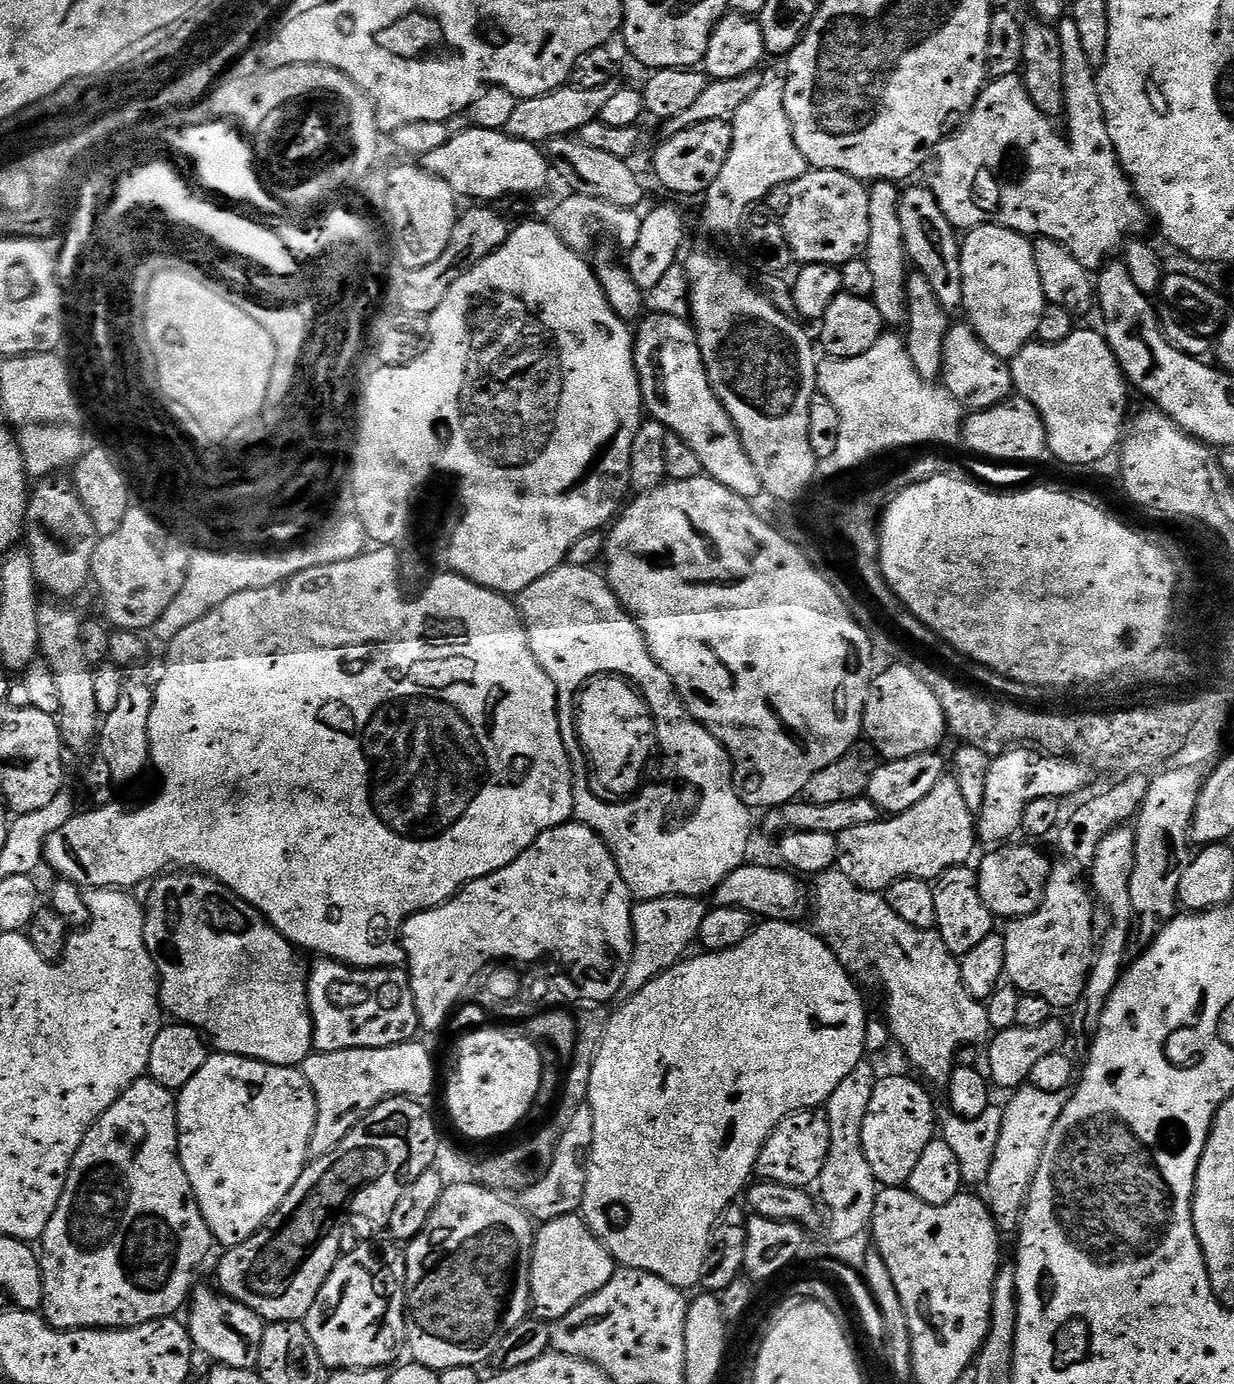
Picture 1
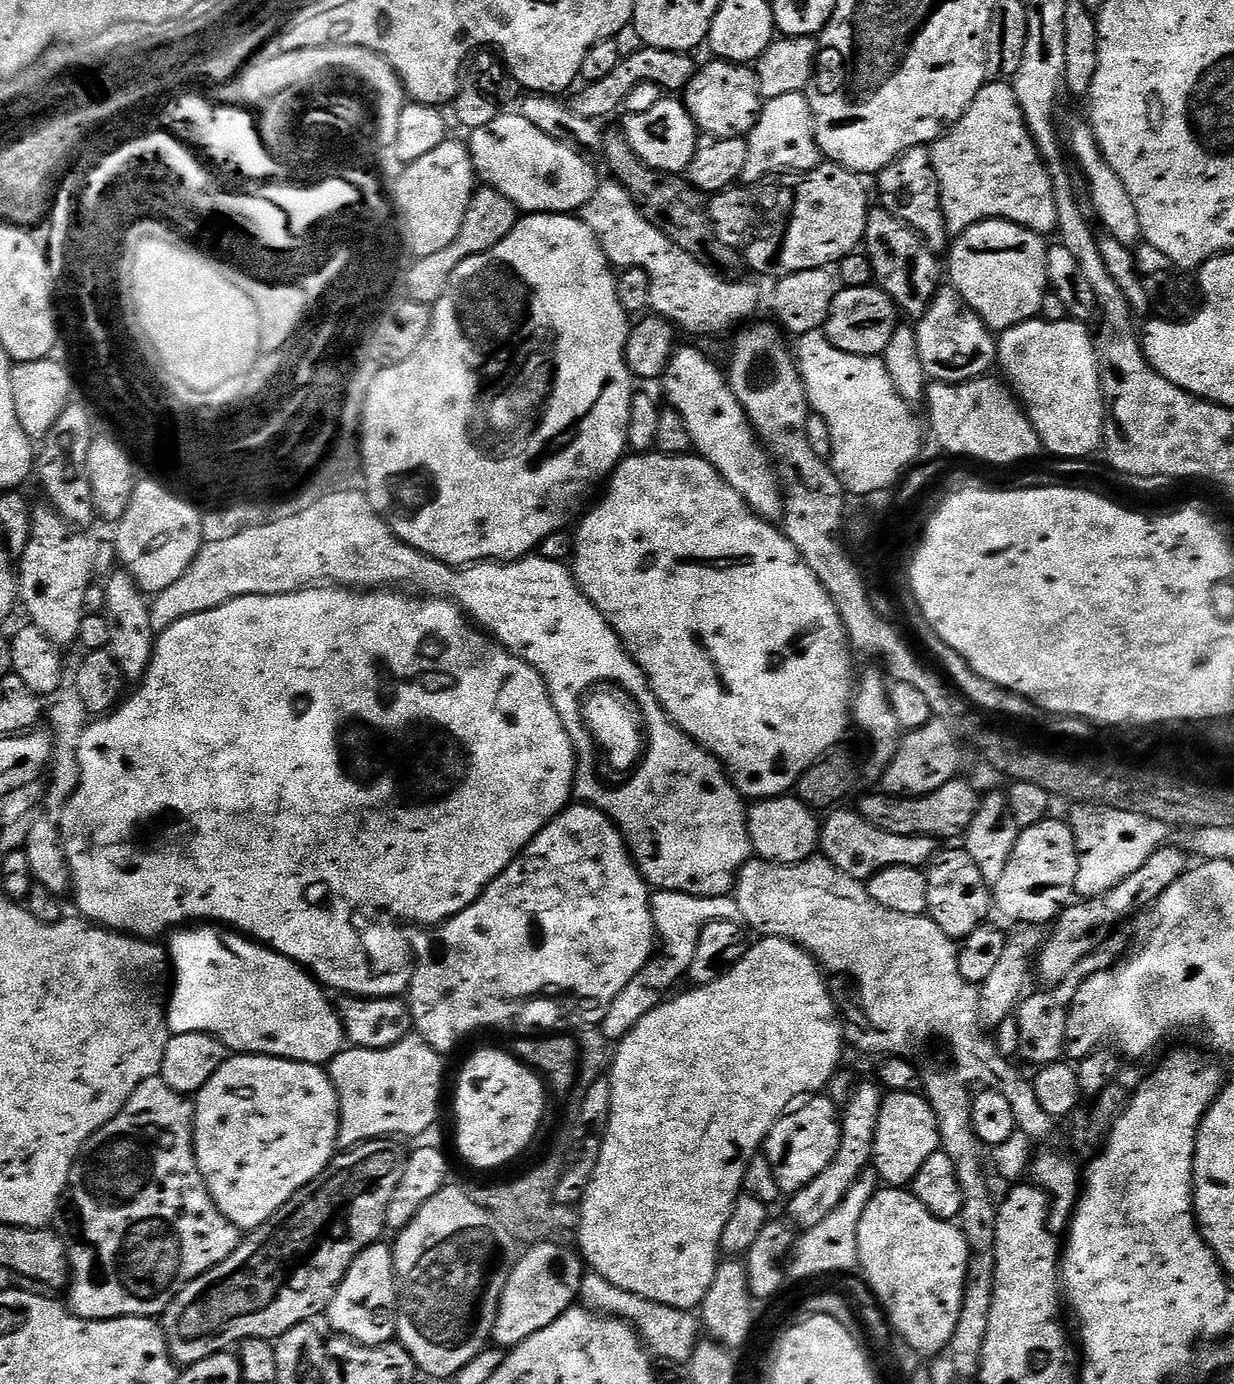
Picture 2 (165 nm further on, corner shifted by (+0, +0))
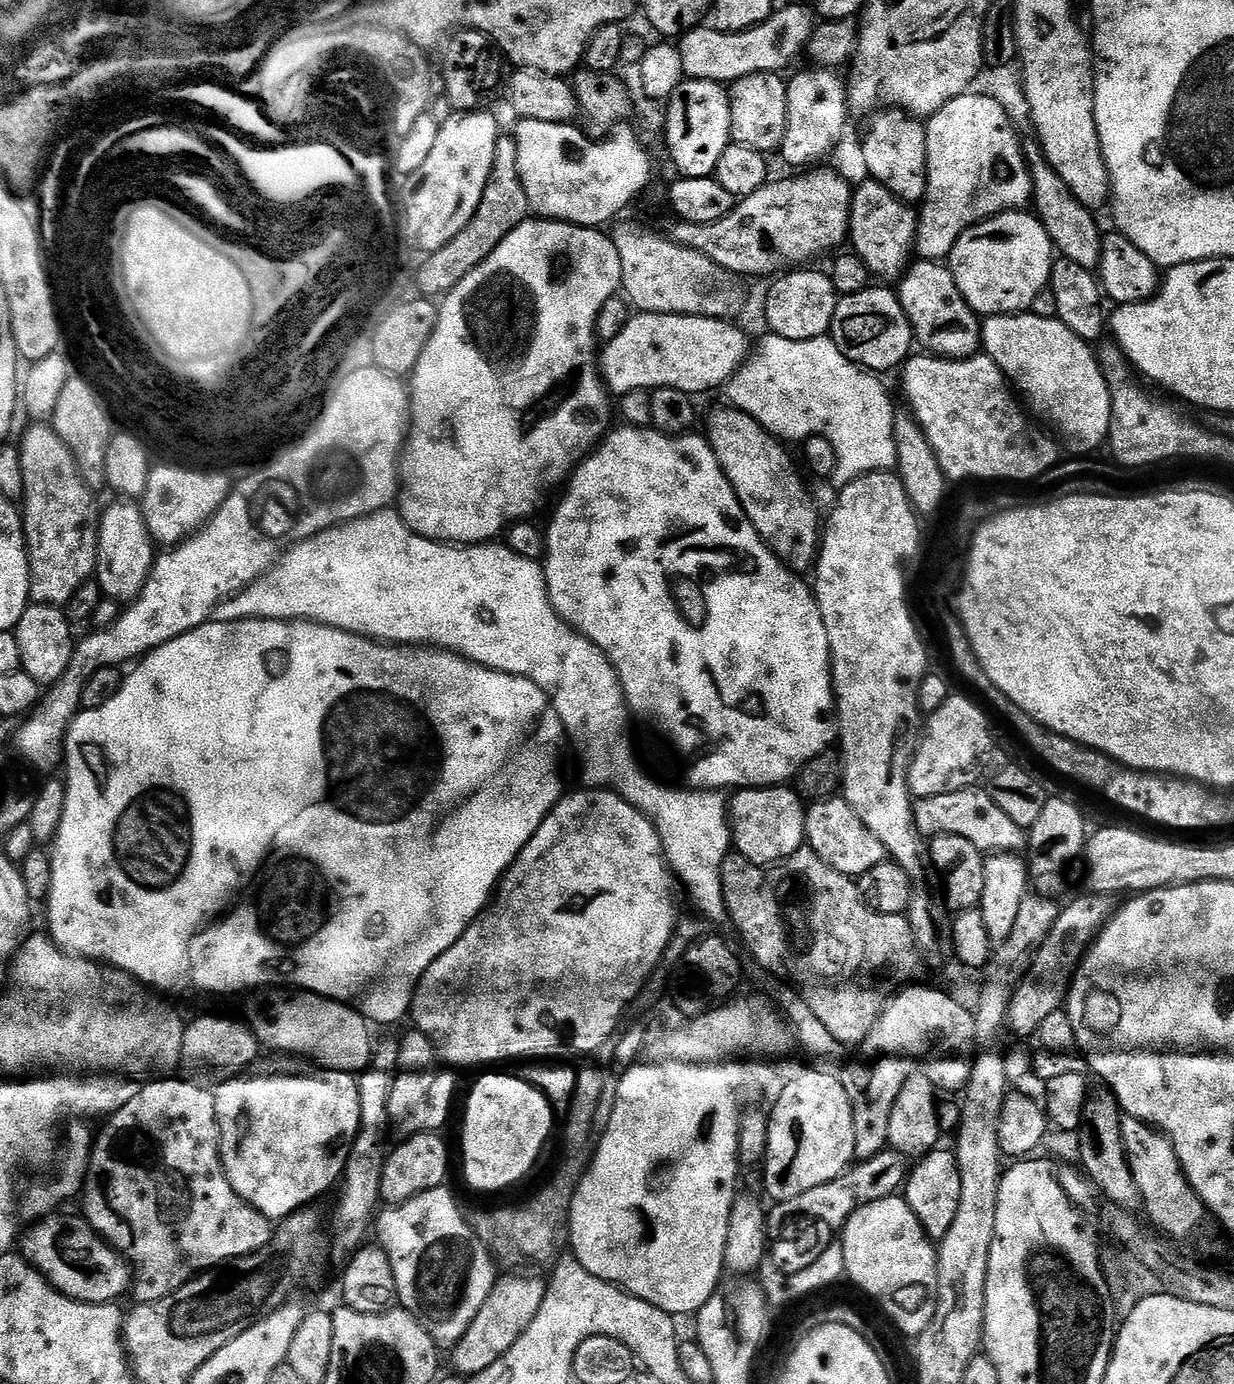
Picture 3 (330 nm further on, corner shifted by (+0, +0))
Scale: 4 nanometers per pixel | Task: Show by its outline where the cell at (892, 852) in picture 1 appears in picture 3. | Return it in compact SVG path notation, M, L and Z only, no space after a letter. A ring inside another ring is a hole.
M842 798L815 801L807 809L804 818L804 835L807 847L815 850L818 858L822 858L822 862L834 866L834 870L853 878L866 874L866 870L883 864L886 860L882 842Z

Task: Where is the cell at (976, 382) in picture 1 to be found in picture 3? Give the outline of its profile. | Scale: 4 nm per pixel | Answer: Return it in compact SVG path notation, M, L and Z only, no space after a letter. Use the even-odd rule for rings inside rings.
M917 259L899 281L900 304L912 324L912 334L925 353L946 360L967 360L982 348L982 320L966 302L947 263Z

